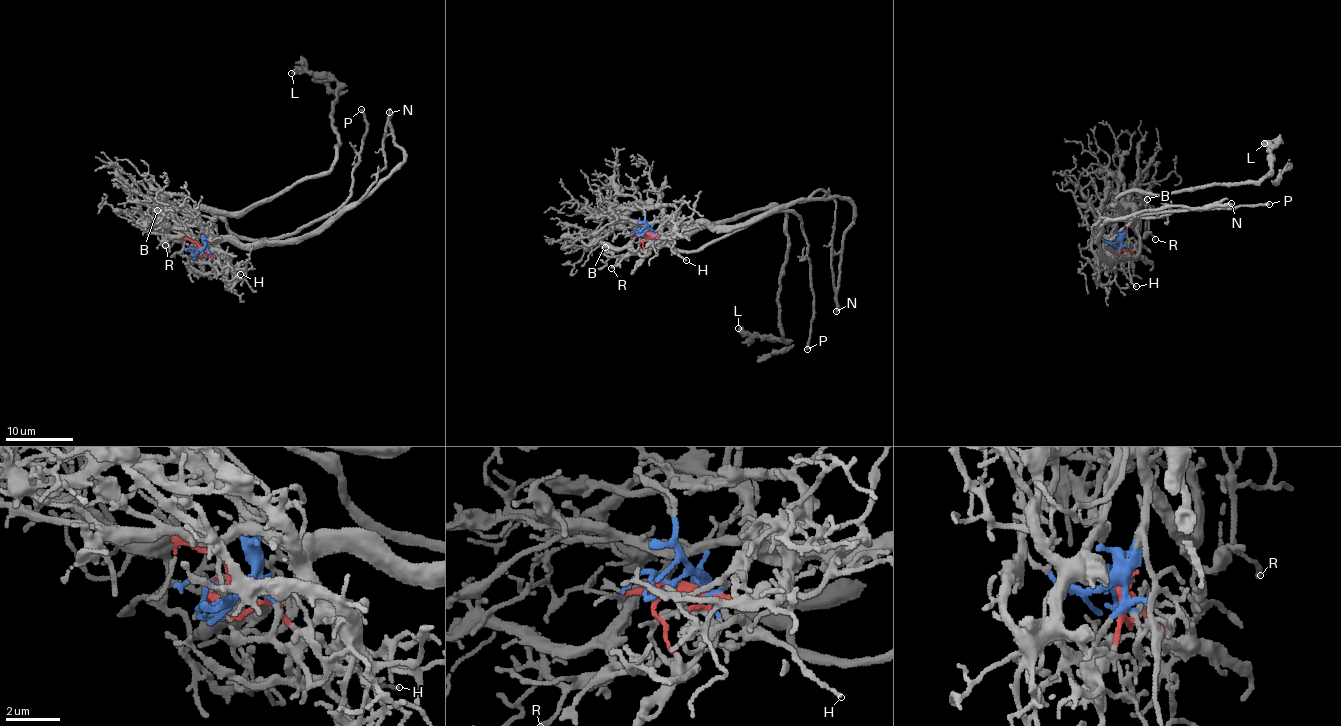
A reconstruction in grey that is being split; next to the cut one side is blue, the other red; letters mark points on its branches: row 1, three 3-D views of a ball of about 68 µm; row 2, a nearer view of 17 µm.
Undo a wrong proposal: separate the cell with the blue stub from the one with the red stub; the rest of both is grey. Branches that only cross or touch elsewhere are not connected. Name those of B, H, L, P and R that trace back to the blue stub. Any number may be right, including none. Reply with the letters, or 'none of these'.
B, H, L, P, R

